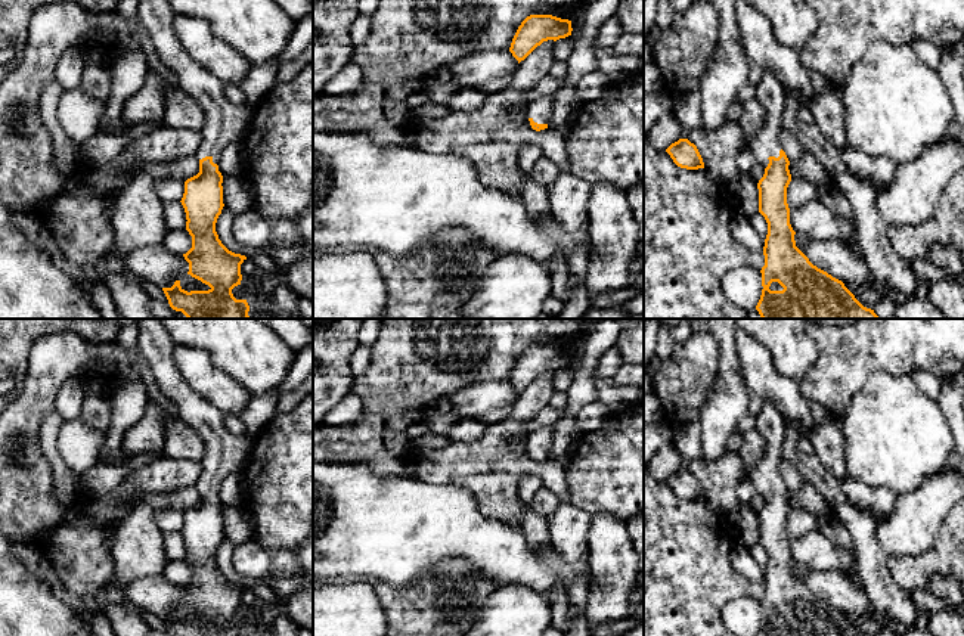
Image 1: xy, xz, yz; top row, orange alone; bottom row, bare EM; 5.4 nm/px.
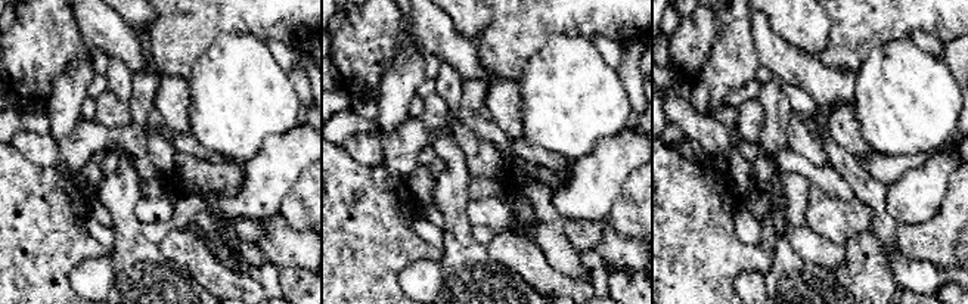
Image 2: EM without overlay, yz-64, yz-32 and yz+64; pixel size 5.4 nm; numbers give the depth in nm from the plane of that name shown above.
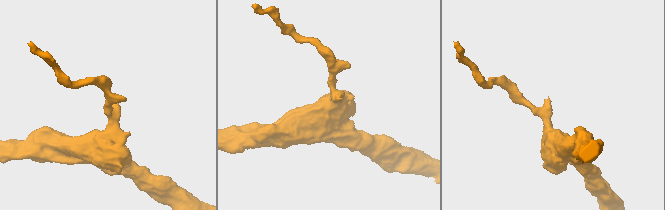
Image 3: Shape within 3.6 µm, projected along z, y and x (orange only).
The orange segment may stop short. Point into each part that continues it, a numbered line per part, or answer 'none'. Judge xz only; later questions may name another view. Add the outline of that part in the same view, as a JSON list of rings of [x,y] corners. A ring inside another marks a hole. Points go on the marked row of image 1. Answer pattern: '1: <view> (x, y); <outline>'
1: xz (541, 109); [[[543,96],[531,102],[526,109],[527,120],[531,118],[537,124],[548,124],[554,109],[552,96]]]

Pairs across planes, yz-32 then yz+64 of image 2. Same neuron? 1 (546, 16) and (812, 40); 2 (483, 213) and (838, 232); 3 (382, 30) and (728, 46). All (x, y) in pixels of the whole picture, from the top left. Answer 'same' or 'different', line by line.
1: different
2: same
3: different

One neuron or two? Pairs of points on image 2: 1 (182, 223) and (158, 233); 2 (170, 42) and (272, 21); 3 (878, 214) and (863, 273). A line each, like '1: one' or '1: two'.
1: one
2: one
3: two

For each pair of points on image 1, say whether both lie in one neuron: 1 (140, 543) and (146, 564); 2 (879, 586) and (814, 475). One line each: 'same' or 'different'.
1: same
2: same

